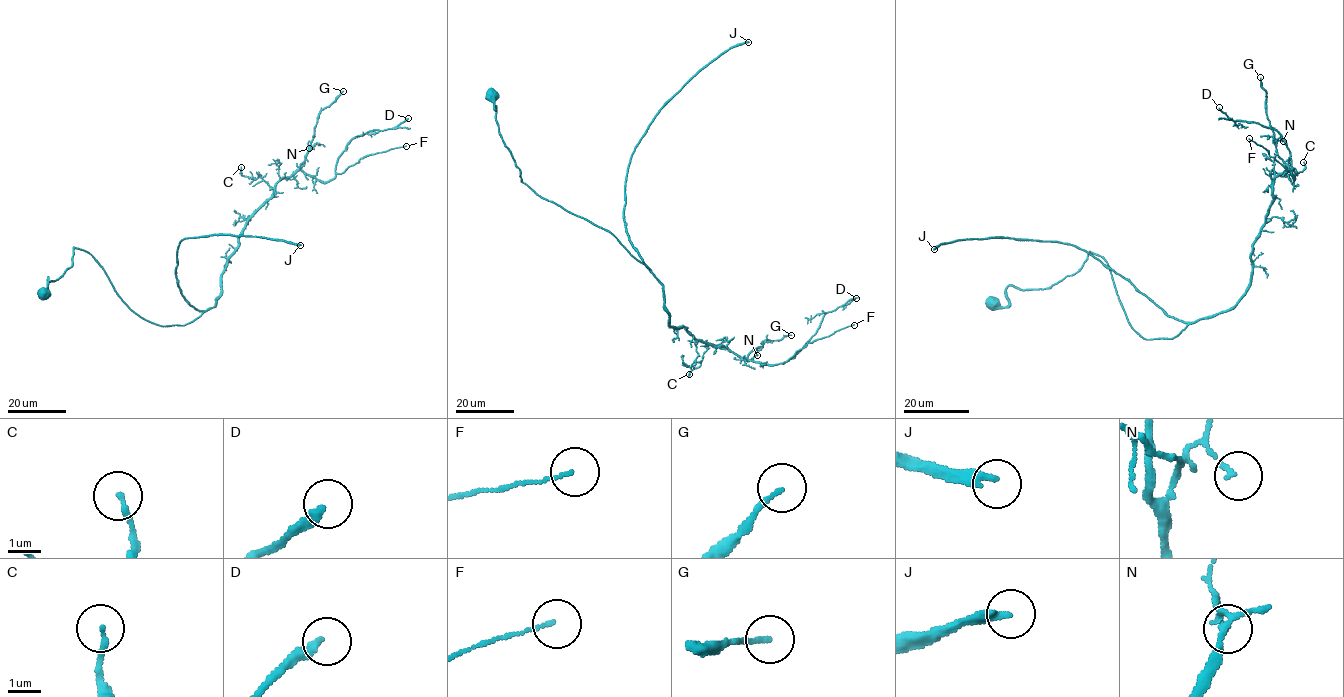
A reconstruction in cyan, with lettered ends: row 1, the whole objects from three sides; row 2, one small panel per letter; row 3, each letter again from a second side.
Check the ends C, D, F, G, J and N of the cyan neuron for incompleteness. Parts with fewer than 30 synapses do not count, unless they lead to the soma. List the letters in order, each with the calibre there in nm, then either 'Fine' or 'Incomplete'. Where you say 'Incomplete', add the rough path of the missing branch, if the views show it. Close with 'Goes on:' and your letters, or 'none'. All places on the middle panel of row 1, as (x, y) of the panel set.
C: Thickness 170 nm. Fine
D: Thickness 200 nm. Fine
F: Thickness 100 nm. Fine
G: Thickness 150 nm. Fine
J: Thickness 300 nm. Incomplete. Course of what is missing: (748, 42), (841, 40), (863, 55), (886, 57), (885, 52), (878, 61), (879, 74), (868, 85)
N: Thickness 100 nm. Fine
Goes on: J

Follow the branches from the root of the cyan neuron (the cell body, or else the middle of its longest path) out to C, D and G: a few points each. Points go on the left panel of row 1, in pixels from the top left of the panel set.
C: (44, 293), (79, 248), (145, 320), (197, 318), (215, 305), (227, 258), (272, 195), (241, 167)
D: (44, 293), (79, 248), (137, 314), (186, 325), (215, 305), (280, 180), (328, 181), (352, 138), (408, 118)
G: (44, 293), (79, 248), (145, 320), (197, 318), (215, 305), (248, 219), (303, 161), (318, 113), (343, 91)

